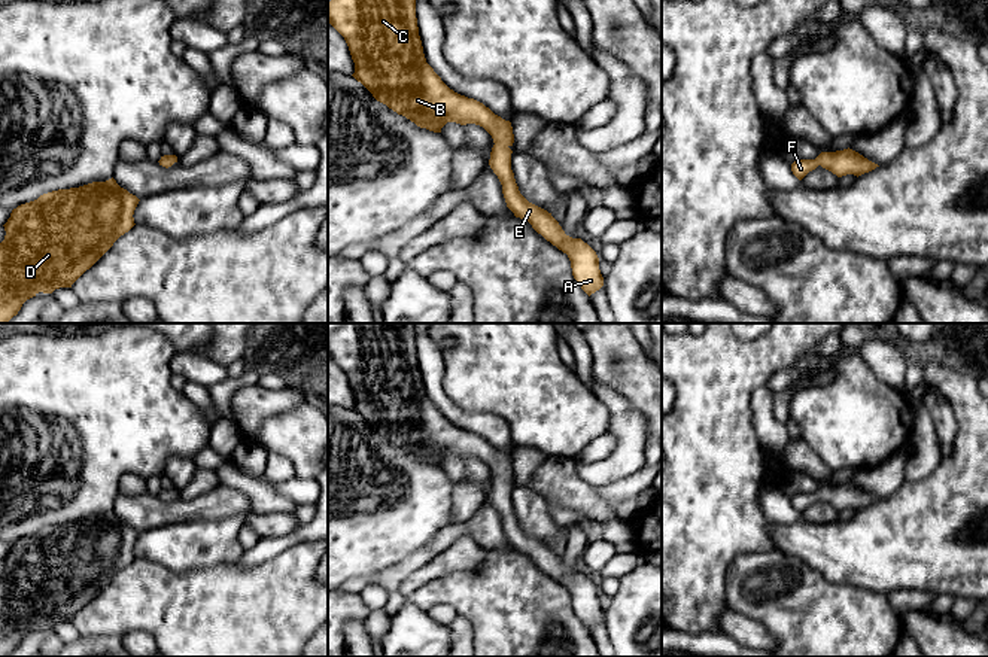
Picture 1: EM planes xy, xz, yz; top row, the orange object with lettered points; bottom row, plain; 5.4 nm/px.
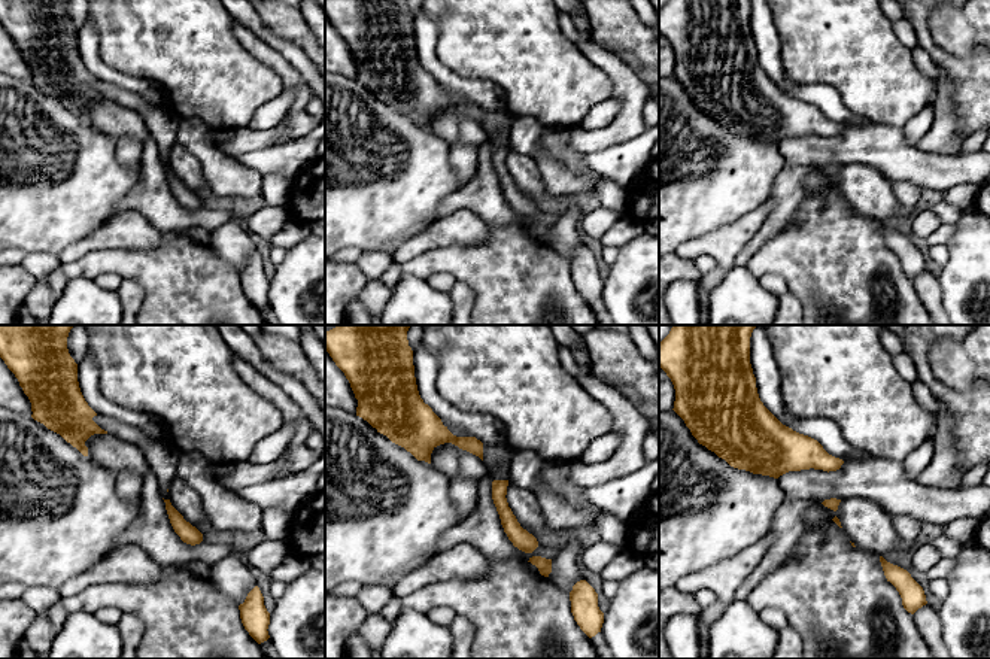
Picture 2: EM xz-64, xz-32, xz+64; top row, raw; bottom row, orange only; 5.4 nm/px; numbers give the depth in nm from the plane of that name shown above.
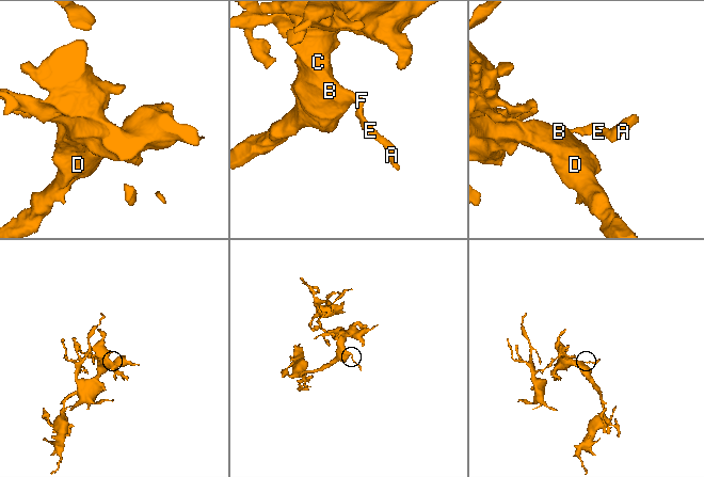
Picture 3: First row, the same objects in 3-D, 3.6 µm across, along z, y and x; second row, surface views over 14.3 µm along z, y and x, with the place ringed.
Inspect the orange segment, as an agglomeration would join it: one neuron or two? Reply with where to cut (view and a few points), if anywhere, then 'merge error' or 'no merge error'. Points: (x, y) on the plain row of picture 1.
no cut; no merge error

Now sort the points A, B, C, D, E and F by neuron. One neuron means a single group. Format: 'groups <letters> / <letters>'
groups A B C D E F

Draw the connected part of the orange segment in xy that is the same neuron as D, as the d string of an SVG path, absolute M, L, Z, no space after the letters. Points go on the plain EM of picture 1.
M112 511L52 524L13 542L3 559L6 569L0 577L0 657L7 657L39 626L52 627L60 621L72 621L136 559L133 548L139 535Z

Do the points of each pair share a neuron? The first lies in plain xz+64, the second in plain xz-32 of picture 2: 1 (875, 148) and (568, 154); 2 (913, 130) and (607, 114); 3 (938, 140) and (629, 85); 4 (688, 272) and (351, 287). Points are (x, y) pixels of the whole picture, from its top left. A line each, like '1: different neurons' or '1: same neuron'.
1: same neuron
2: same neuron
3: same neuron
4: same neuron

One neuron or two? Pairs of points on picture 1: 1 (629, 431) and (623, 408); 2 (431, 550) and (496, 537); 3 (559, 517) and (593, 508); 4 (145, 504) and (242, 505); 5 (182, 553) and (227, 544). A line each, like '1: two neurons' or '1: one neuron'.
1: one neuron
2: one neuron
3: two neurons
4: one neuron
5: one neuron

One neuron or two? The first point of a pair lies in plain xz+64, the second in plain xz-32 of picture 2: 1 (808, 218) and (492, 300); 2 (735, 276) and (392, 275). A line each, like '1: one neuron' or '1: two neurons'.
1: one neuron
2: two neurons

